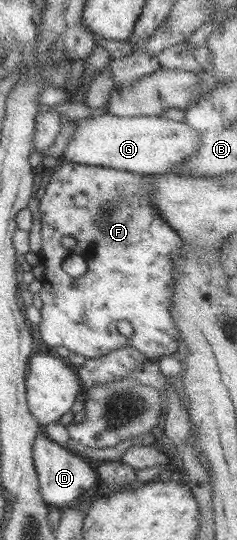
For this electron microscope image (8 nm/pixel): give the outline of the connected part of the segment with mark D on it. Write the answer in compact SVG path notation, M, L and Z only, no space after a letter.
M42 428L34 438L32 456L39 492L41 492L41 498L49 507L54 506L63 509L63 507L72 505L76 501L76 497L87 489L91 489L95 480L98 479L98 475L95 475L95 463L85 463L81 455L71 453L68 449L57 445L56 442L46 437Z

